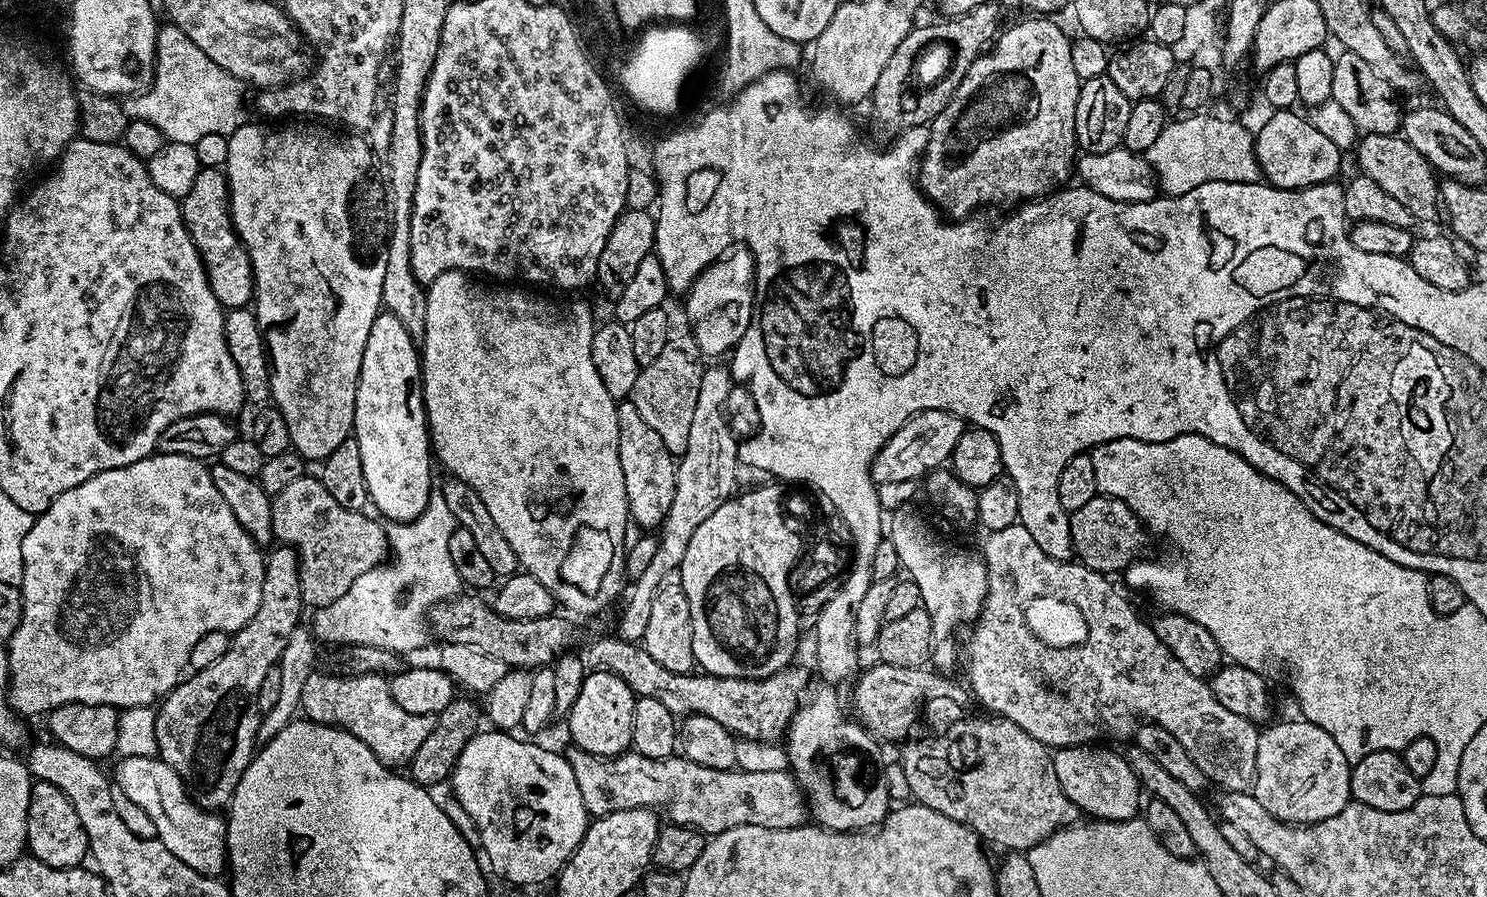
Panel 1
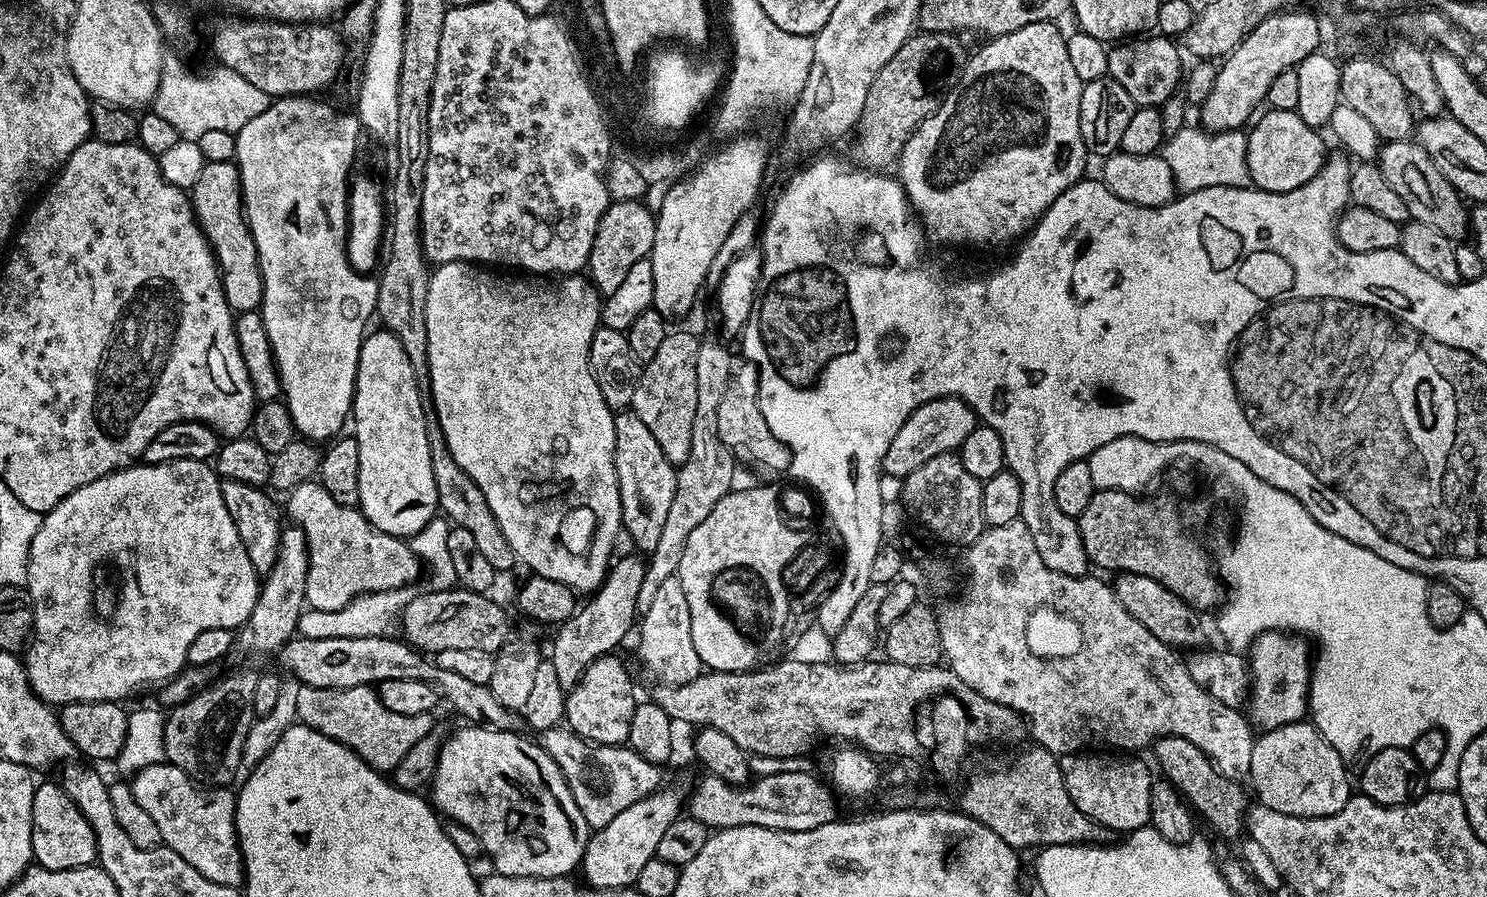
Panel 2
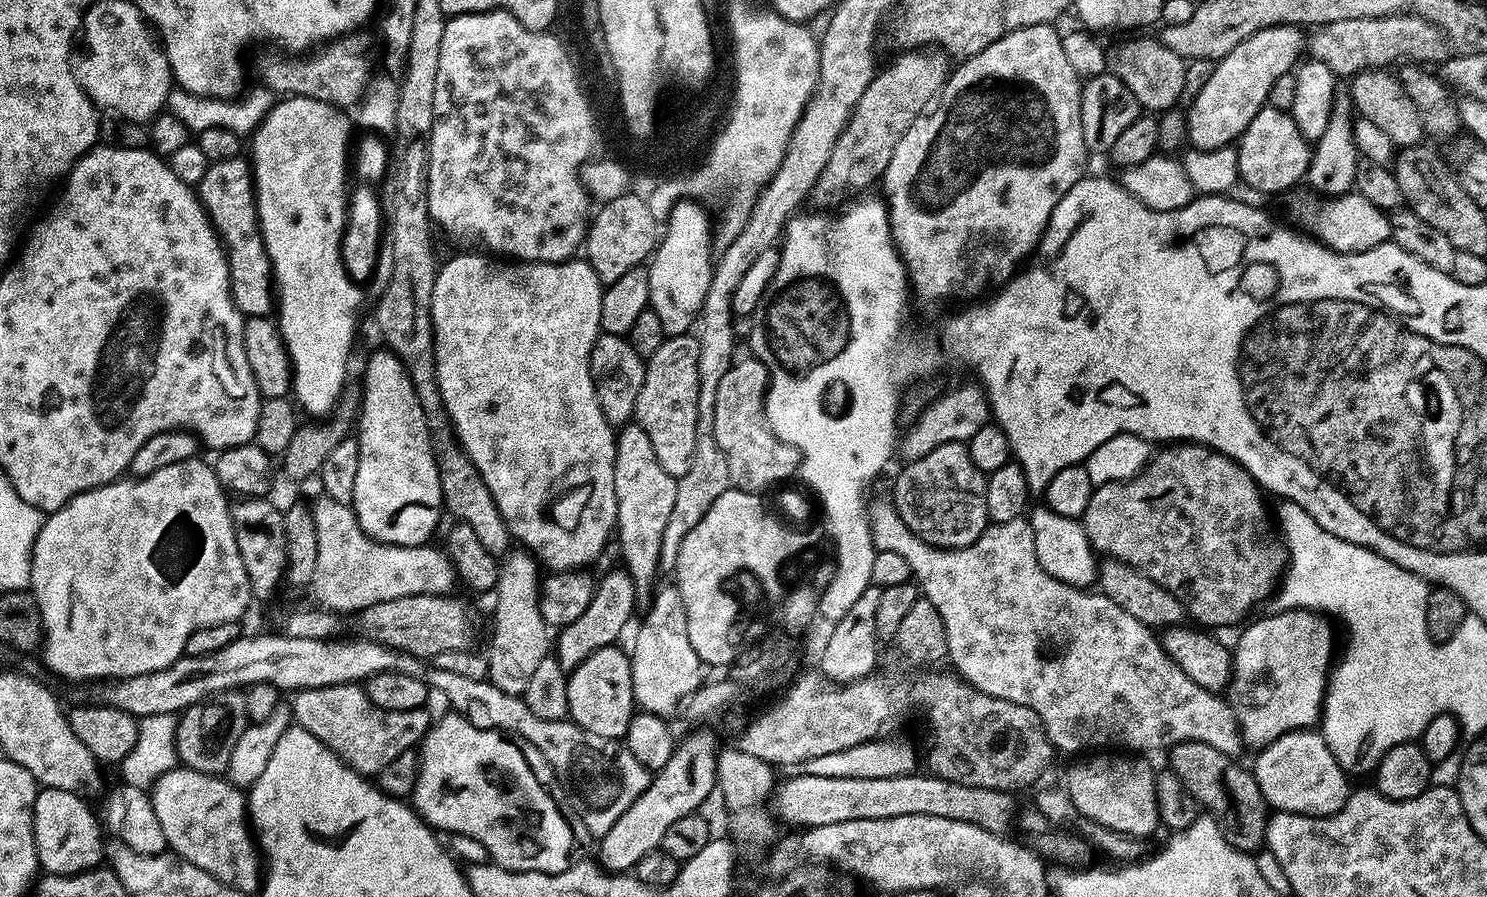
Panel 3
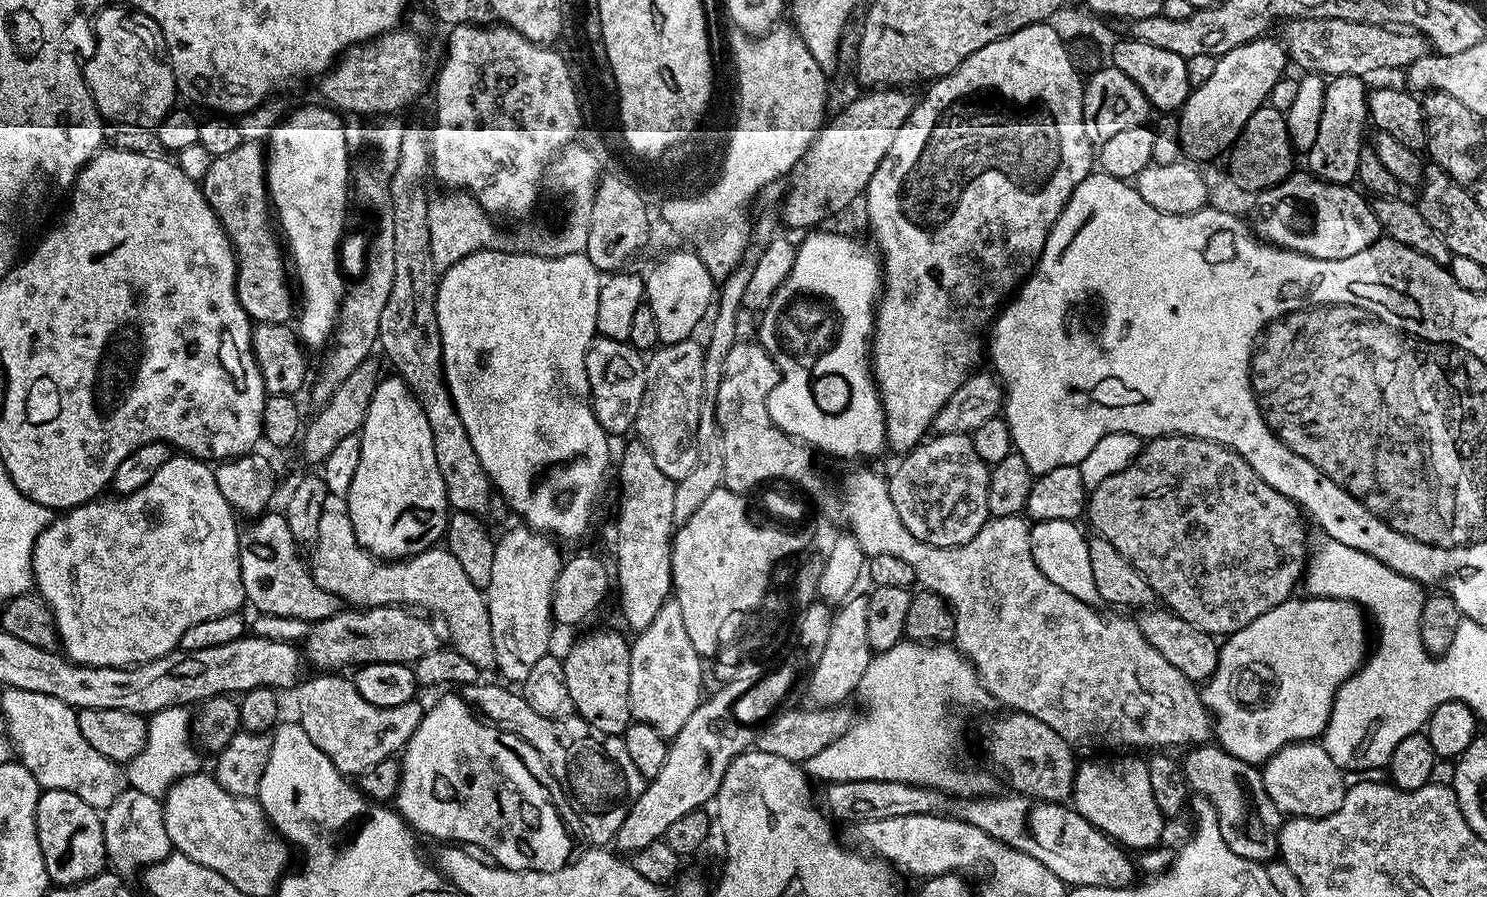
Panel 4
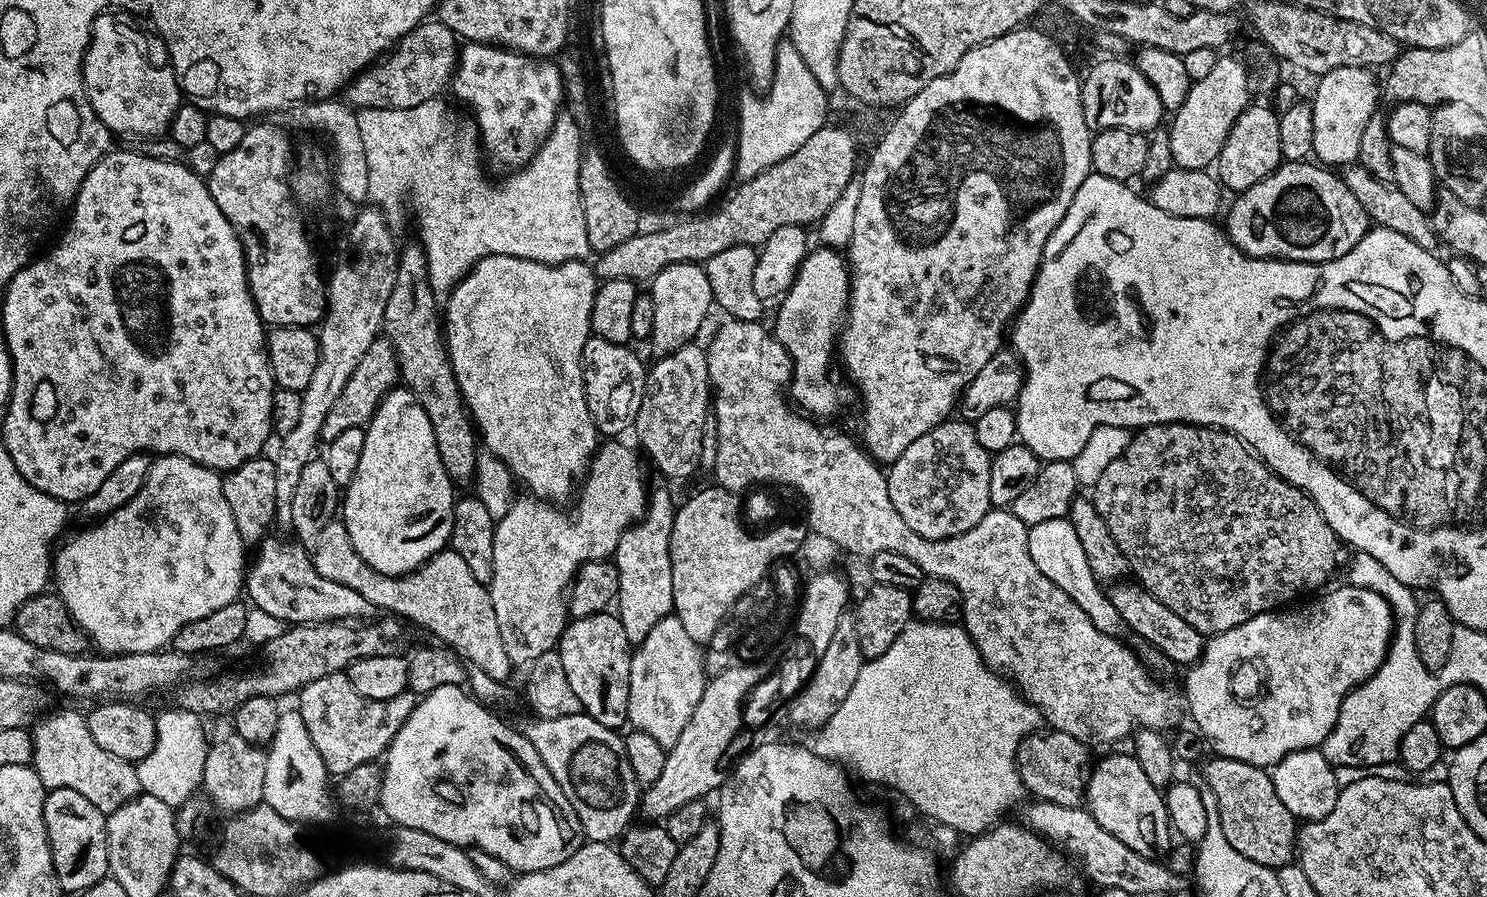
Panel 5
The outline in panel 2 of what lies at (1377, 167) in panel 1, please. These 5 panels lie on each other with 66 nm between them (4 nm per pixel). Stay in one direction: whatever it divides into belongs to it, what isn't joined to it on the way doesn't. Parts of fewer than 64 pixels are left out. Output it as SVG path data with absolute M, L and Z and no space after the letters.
M1415 139L1389 140L1381 147L1378 163L1386 182L1402 197L1409 217L1418 222L1426 222L1426 226L1434 226L1434 230L1442 230L1454 242L1460 242L1470 232L1470 208L1455 186L1446 182L1446 174L1434 166L1434 162L1426 154L1426 150Z

